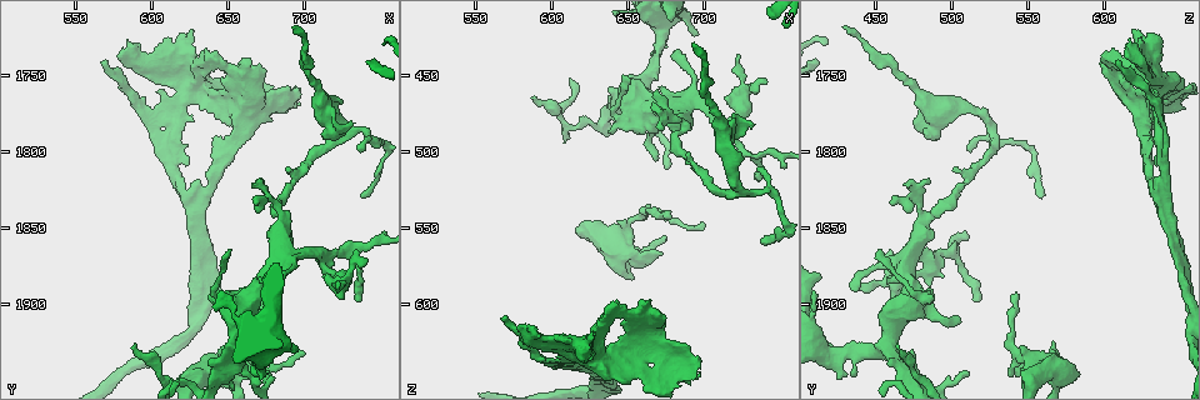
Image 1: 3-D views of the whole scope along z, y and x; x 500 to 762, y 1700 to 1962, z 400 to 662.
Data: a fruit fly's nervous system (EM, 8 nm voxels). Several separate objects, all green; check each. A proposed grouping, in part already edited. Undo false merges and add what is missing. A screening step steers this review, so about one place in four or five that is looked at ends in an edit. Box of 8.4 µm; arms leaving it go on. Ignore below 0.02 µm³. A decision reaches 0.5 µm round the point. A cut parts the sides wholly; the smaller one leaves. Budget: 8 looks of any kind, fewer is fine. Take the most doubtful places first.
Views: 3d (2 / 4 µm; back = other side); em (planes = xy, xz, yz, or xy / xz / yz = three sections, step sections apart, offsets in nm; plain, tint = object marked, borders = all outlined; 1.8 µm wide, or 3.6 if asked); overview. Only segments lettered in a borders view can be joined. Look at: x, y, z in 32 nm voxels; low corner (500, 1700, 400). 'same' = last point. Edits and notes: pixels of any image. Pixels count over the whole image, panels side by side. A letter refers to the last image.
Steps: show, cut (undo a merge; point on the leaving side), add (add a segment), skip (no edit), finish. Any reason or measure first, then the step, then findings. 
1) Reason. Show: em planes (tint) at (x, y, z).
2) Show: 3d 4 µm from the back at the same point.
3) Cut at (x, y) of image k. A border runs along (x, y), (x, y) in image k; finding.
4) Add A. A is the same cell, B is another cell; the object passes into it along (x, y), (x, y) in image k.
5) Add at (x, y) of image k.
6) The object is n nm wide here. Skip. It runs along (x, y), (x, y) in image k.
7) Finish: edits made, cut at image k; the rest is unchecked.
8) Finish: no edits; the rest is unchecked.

Show: 3d 4 µm from the back at (658, 1932, 454).

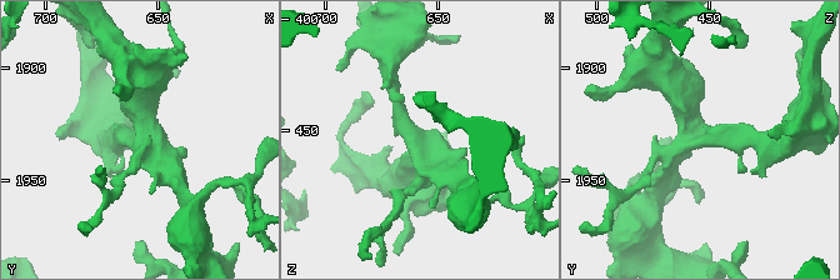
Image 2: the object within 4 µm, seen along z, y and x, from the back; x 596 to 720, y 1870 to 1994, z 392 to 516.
4 arms meet here; need the tissue. Show: em planes (tint) at (657, 1932, 454).

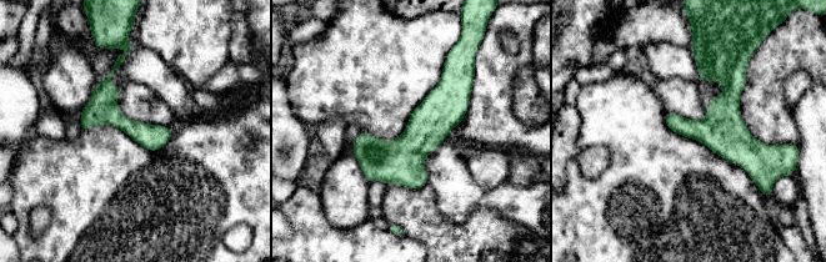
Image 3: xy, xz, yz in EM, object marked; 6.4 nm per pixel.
See the neighbours. Show: em planes (borders) at the same point.

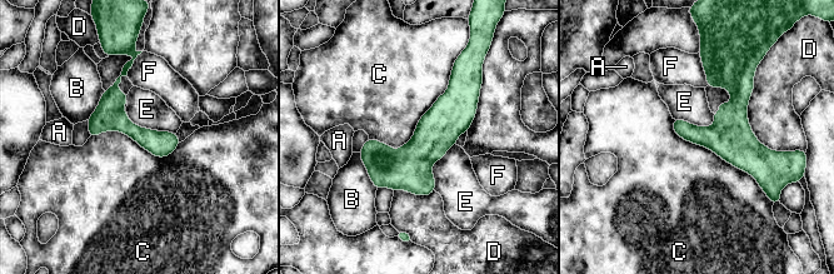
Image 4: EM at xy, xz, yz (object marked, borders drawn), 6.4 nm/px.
Skip. A, B, C, D, E and F are other cells; it runs along (458, 74), (458, 106), (378, 184) in image 4; all the same neuron.

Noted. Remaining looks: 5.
Side arm on a straight run. Show: em planes (plain) at (632, 1836, 634).

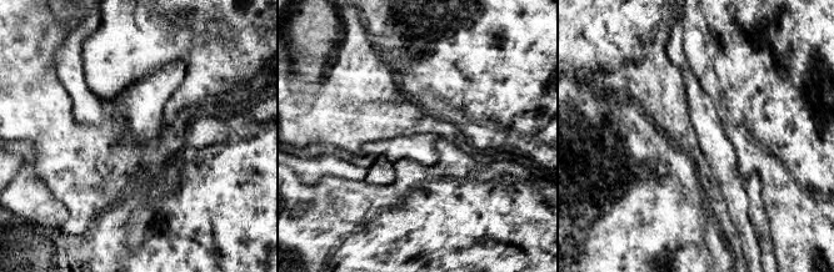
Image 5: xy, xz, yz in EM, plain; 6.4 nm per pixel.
Show: em planes (borders) at the same point.

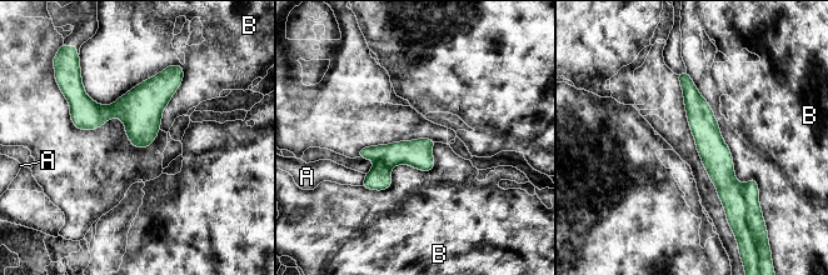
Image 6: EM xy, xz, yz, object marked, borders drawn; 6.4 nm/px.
Cut at (754, 218) of image 6. A and B are other cells; a second neuron is stuck on.

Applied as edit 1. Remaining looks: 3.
Arms part here. Show: 3d 2 µm at (644, 1942, 568).

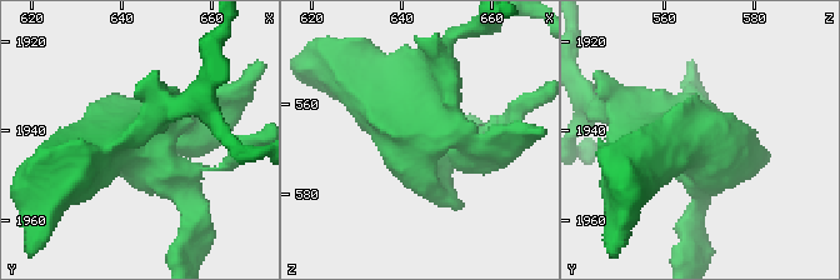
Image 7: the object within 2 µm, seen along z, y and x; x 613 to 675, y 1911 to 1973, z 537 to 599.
Show: em planes (tint) at (645, 1941, 567).

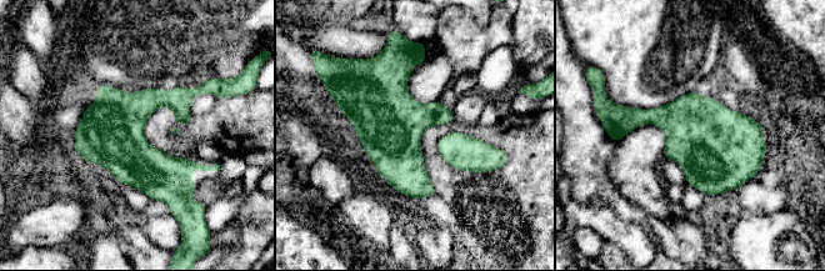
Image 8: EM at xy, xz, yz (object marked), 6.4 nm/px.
Show: em planes (borders) at the same point.

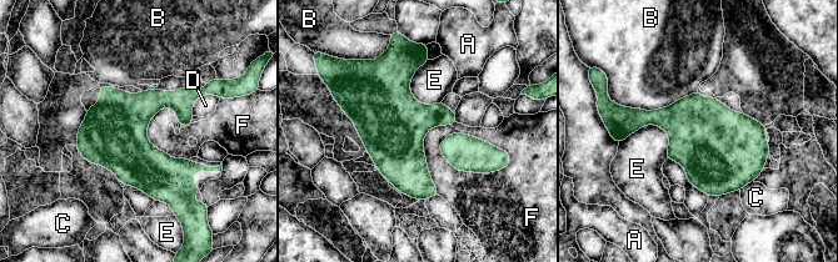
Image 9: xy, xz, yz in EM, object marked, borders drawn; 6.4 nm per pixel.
Skip. A, B, C, D, E and F are other cells; a border runs along (438, 146), (464, 132), (503, 149) in image 9; all the same neuron.

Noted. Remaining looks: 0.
Finish: edits made, cut at image 6; the rest is unchecked.

